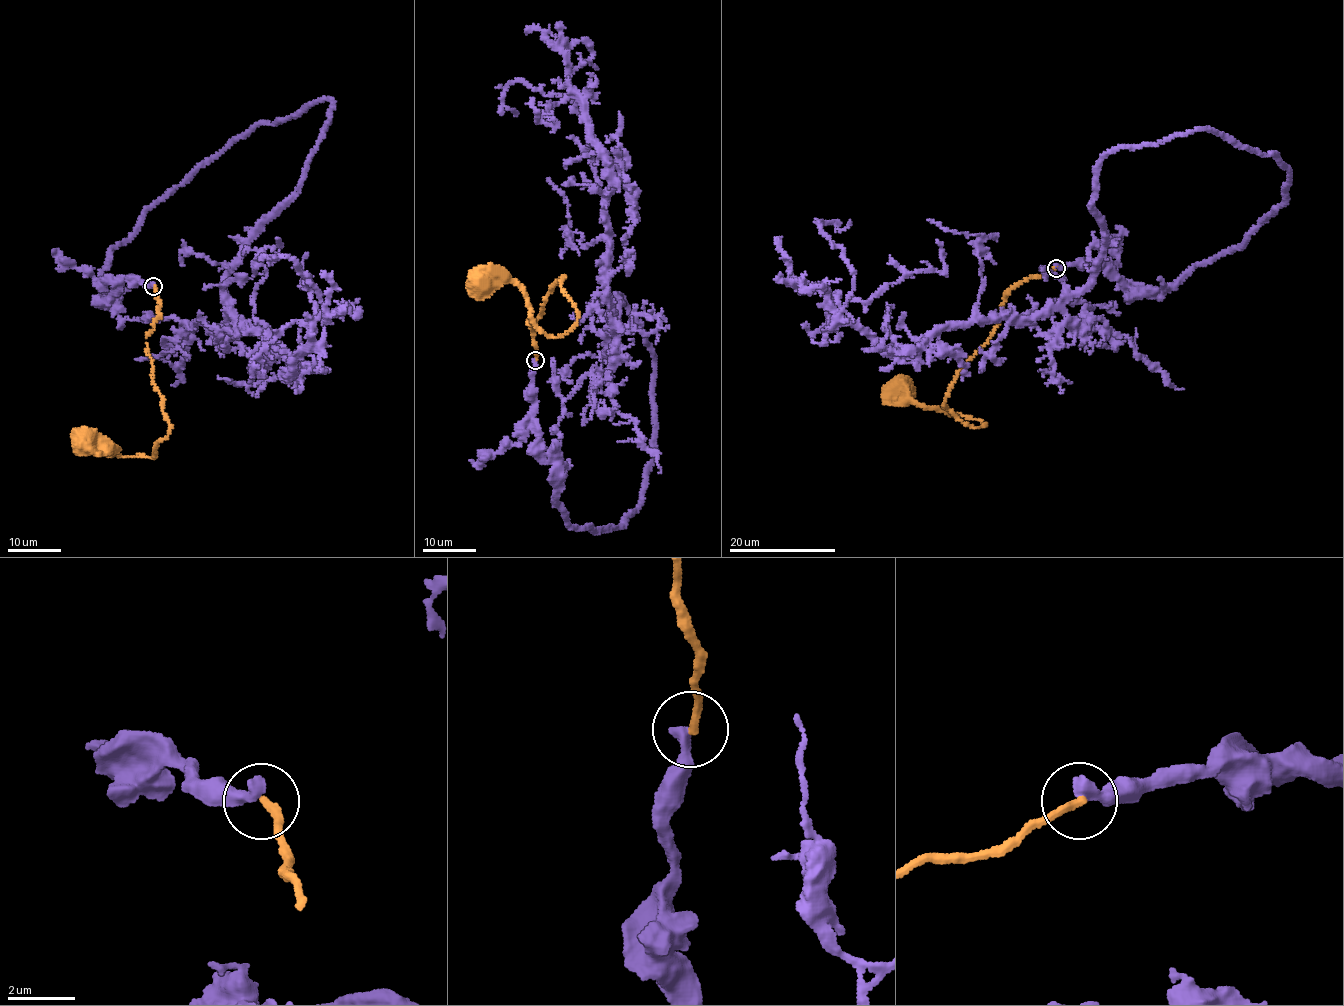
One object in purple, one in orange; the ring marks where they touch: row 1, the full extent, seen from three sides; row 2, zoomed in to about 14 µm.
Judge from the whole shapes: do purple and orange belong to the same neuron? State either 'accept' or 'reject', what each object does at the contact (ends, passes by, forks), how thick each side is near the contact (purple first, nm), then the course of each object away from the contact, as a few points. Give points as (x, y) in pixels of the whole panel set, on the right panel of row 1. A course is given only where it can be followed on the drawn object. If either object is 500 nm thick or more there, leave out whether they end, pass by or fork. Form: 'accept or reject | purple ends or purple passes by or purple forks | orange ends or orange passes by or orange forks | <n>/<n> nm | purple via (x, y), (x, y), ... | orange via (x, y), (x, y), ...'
reject | purple ends | orange ends | 440/240 nm | purple via (1055, 267), (1164, 290), (1289, 172), (1119, 147), (1082, 289), (909, 355), (838, 320), (850, 220) | orange via (1055, 268), (1008, 292), (990, 339), (948, 394), (944, 404), (955, 415), (981, 427), (896, 398), (899, 390)

